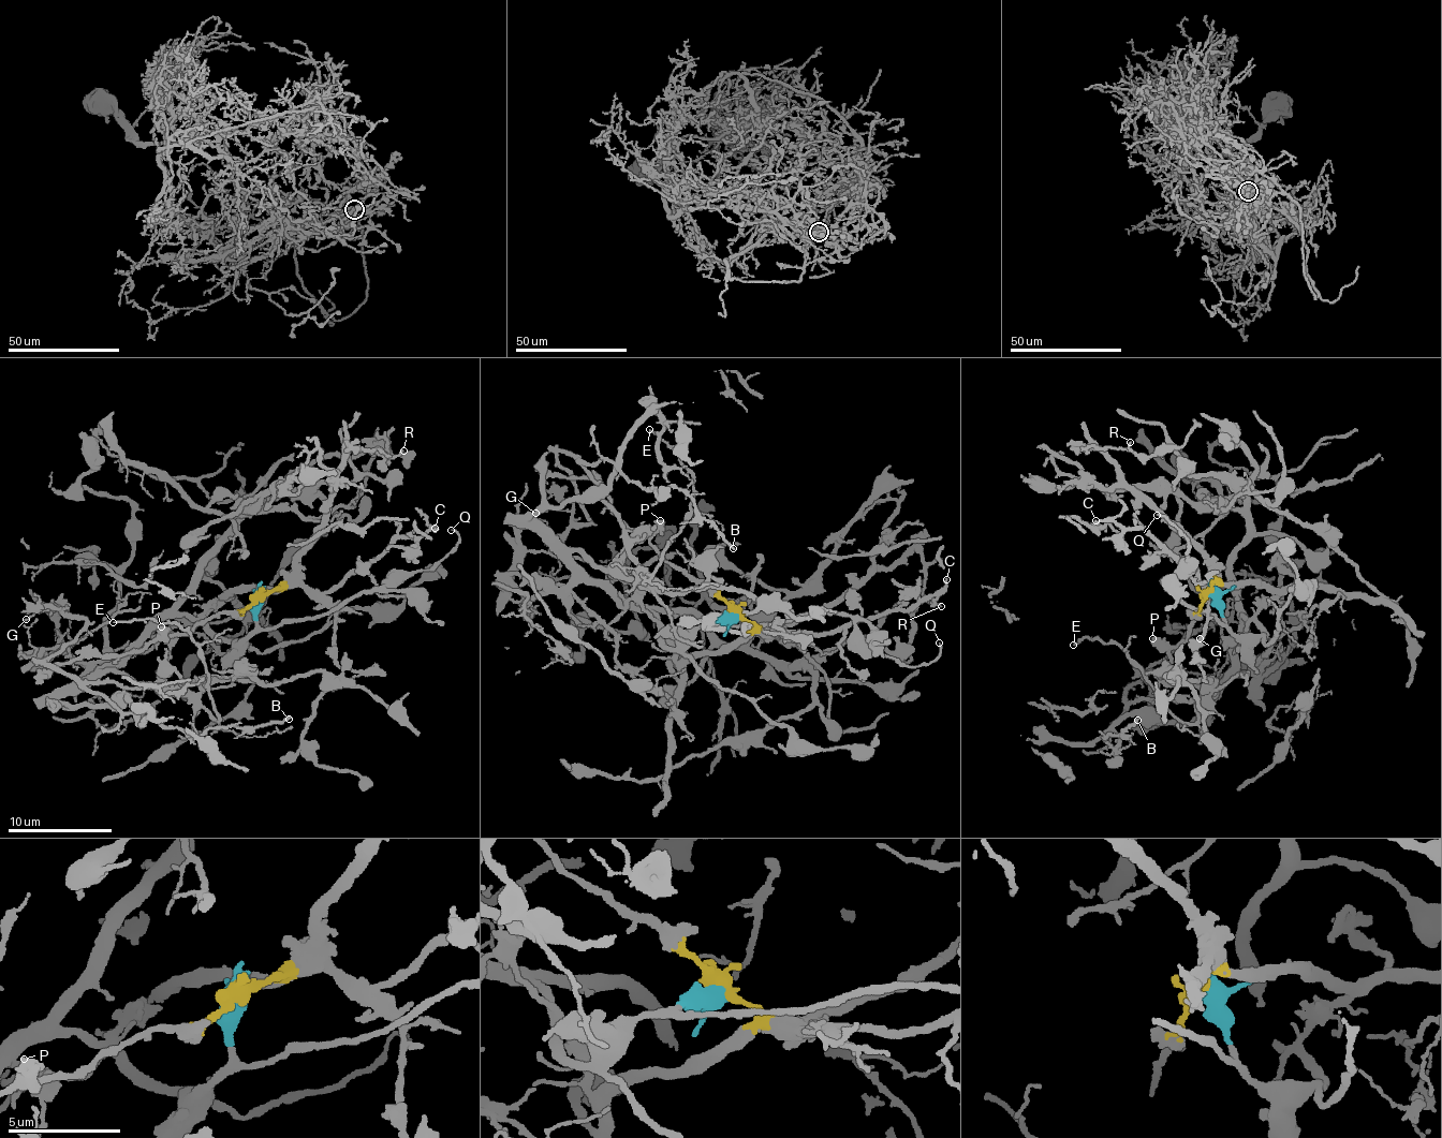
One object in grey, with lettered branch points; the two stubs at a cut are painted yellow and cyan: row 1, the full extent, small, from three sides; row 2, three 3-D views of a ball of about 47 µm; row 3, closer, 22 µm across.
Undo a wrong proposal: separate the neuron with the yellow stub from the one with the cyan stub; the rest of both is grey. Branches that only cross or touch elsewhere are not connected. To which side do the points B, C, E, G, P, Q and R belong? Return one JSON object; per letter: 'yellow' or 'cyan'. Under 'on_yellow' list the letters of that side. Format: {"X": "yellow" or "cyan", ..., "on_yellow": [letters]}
{"B": "cyan", "C": "yellow", "E": "cyan", "G": "cyan", "P": "yellow", "Q": "cyan", "R": "yellow", "on_yellow": ["C", "P", "R"]}

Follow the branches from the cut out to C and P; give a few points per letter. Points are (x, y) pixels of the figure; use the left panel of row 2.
C: (260, 594), (300, 587), (335, 591), (349, 575), (383, 557), (396, 540), (417, 538), (436, 530), (433, 527)
P: (260, 594), (240, 609), (214, 614), (182, 634), (157, 634), (161, 625)

